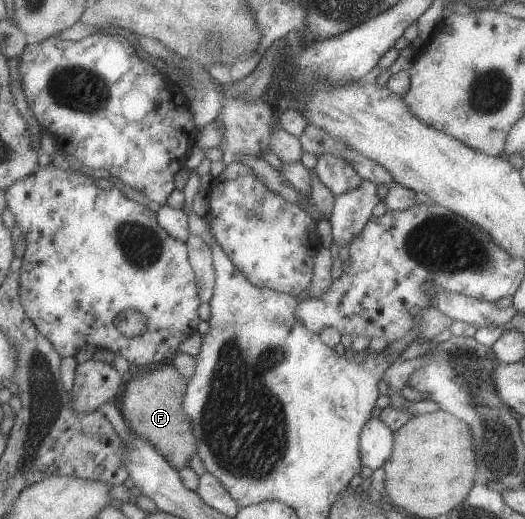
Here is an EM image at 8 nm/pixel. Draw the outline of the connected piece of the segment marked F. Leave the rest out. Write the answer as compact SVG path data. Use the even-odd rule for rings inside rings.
M163 363L158 370L132 379L126 385L121 402L121 414L131 431L149 440L178 470L187 467L195 453L198 455L194 423L184 410L189 383L190 378L186 378L173 363Z

